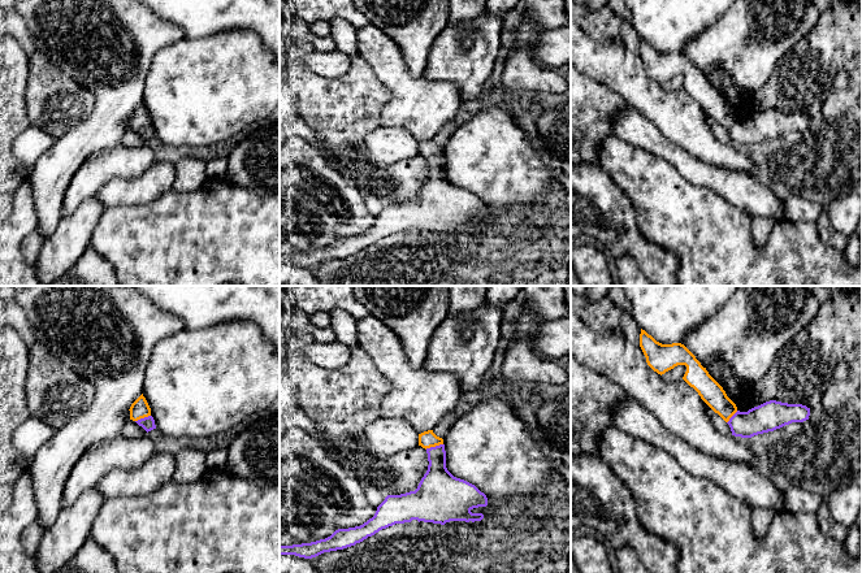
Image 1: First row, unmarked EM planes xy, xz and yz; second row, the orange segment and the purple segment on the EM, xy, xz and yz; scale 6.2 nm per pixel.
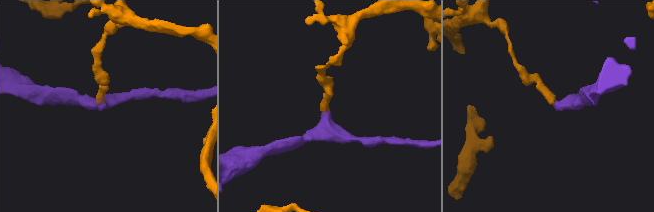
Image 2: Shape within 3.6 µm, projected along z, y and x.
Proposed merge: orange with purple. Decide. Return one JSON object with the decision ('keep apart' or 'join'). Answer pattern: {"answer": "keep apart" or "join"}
{"answer": "keep apart"}

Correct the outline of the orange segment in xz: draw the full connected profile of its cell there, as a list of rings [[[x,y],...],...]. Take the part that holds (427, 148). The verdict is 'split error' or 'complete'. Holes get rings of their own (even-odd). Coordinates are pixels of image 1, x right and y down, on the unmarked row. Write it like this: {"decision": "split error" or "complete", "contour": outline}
{"decision": "complete", "contour": [[[428,139],[424,140],[421,143],[419,143],[419,155],[421,155],[423,157],[430,157],[430,156],[436,156],[443,153],[443,148],[437,146],[433,139]]]}

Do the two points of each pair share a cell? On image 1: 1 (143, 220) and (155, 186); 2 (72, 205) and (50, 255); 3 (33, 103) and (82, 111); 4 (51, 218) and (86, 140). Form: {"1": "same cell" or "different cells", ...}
{"1": "different cells", "2": "different cells", "3": "same cell", "4": "same cell"}

